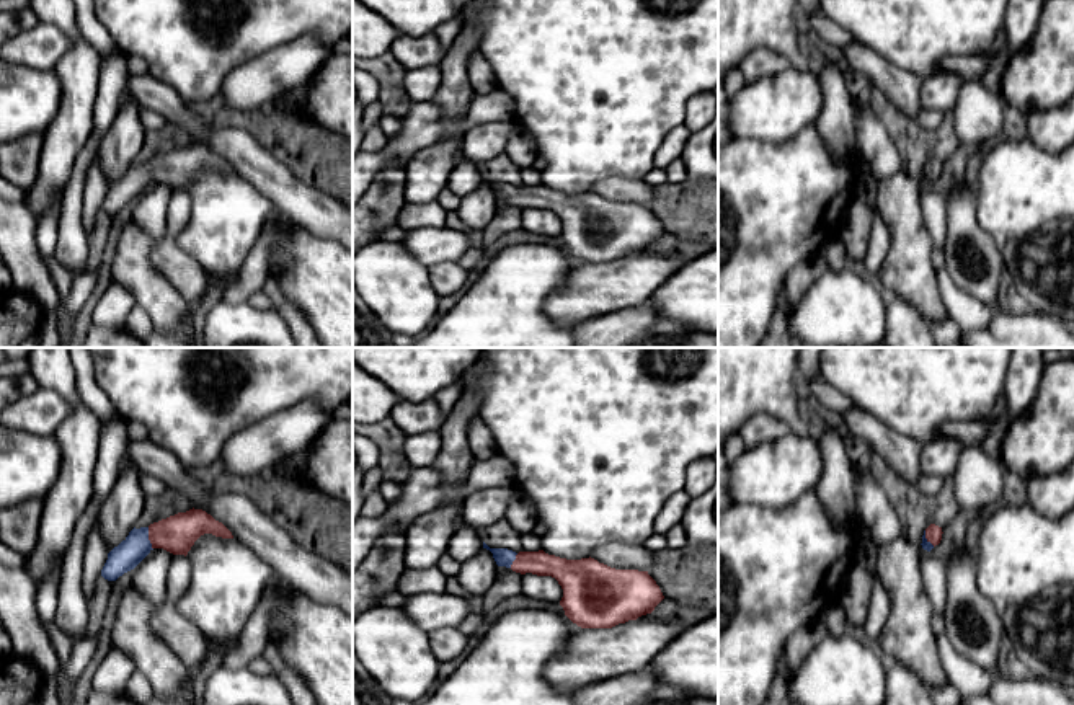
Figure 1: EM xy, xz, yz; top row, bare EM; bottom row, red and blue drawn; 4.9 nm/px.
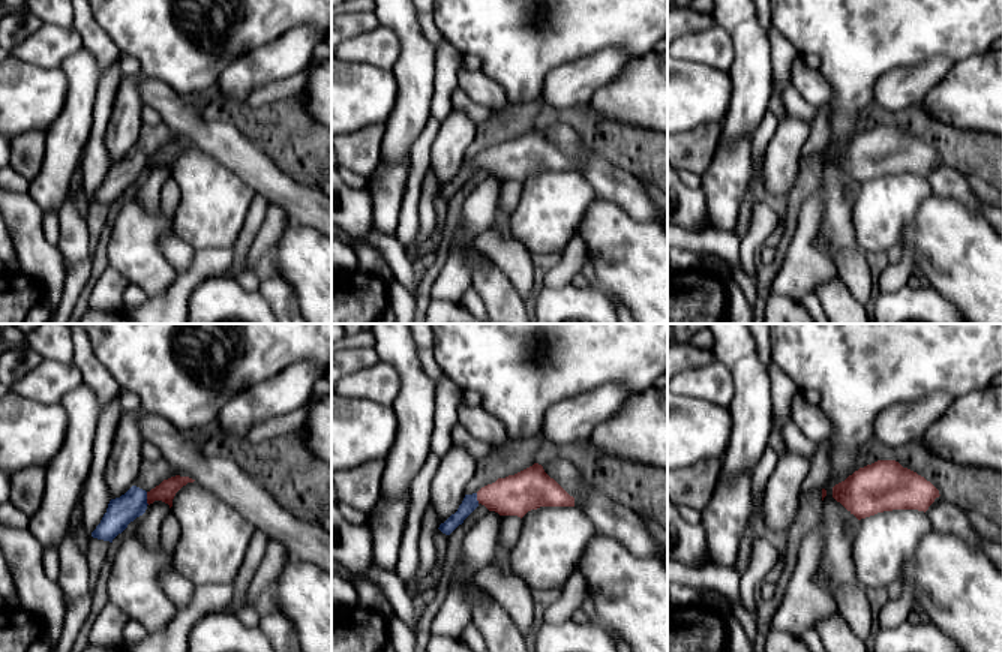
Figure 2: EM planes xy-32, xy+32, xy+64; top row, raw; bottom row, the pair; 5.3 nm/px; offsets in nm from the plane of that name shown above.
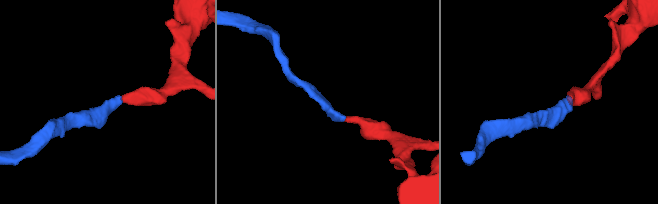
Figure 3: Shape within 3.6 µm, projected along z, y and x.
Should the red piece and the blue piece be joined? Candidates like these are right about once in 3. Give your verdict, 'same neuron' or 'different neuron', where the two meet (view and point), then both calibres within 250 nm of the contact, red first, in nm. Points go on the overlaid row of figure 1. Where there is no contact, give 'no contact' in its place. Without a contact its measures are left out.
same neuron; contact xy (149, 539); calibres 190 and 140 nm

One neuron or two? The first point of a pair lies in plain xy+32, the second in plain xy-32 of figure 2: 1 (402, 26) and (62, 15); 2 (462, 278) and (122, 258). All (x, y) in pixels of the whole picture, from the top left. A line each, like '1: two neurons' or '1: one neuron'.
1: one neuron
2: two neurons

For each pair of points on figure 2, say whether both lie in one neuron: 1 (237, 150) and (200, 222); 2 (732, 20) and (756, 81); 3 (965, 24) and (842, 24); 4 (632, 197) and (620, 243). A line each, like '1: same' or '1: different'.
1: different
2: same
3: same
4: different

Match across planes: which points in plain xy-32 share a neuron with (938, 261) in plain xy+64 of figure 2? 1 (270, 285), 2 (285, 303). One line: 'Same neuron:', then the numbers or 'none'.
Same neuron: none

